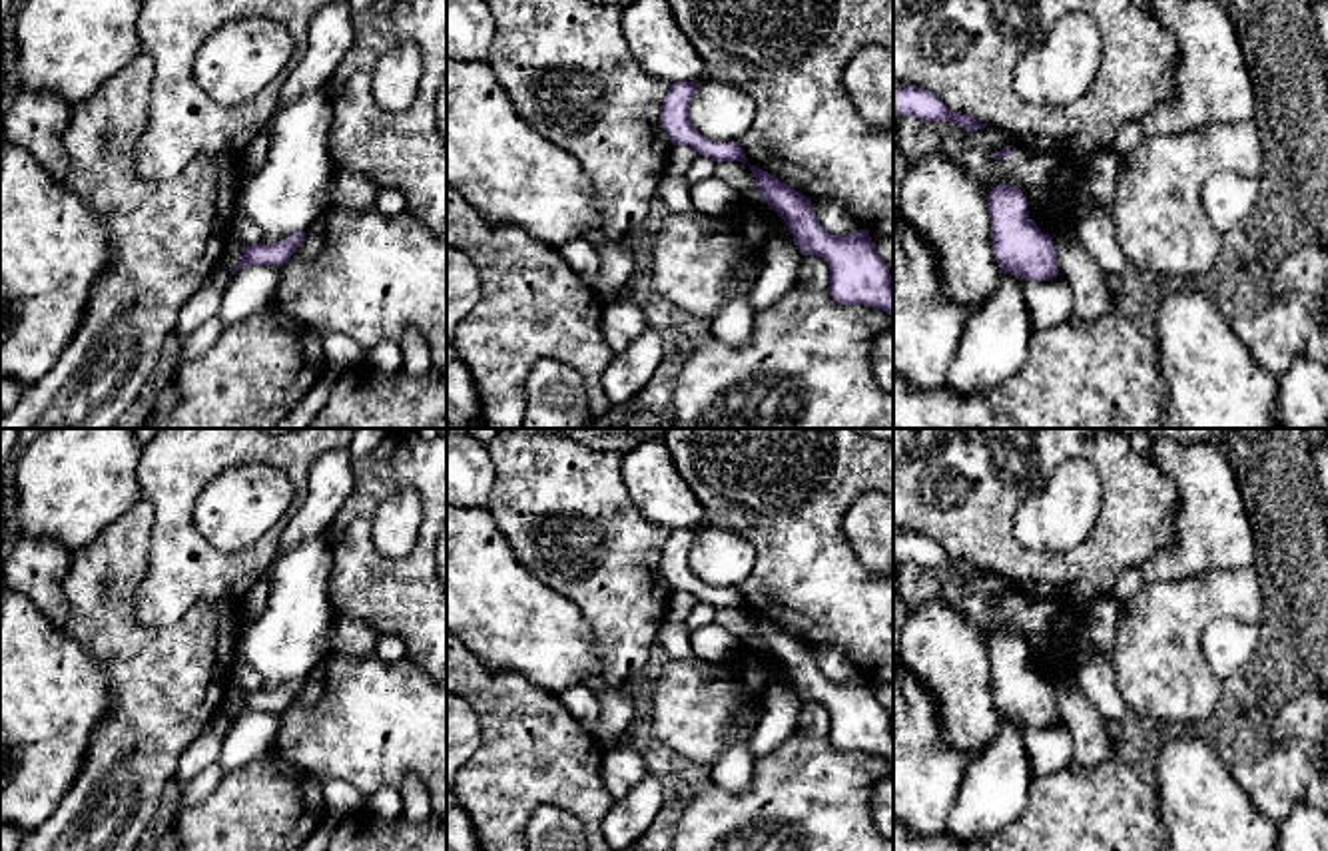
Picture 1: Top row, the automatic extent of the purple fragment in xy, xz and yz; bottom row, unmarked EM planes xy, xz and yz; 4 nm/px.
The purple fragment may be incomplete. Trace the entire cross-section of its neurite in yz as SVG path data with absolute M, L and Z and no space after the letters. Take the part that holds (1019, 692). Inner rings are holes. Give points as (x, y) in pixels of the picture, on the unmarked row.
M999 630L987 642L993 700L1003 719L1025 727L1049 727L1059 721L1053 684L1043 680L1027 660L1027 642Z

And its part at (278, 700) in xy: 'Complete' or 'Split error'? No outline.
Complete

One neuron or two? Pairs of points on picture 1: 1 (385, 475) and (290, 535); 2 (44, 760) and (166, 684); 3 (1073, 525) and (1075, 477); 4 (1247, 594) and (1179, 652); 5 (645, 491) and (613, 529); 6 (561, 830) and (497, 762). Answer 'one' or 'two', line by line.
1: two
2: two
3: one
4: one
5: two
6: two

